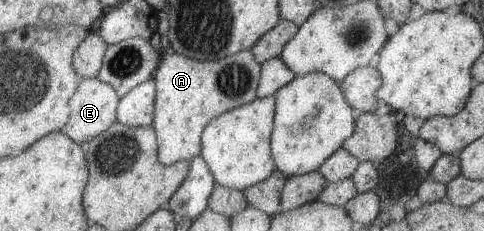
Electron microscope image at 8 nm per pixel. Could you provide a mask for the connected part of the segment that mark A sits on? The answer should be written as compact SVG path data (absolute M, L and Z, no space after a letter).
M170 49L160 50L159 53L152 78L155 82L155 97L151 127L155 132L158 162L168 166L200 155L201 132L207 122L257 98L255 90L260 65L250 50L238 51L217 61L197 61L180 56Z

